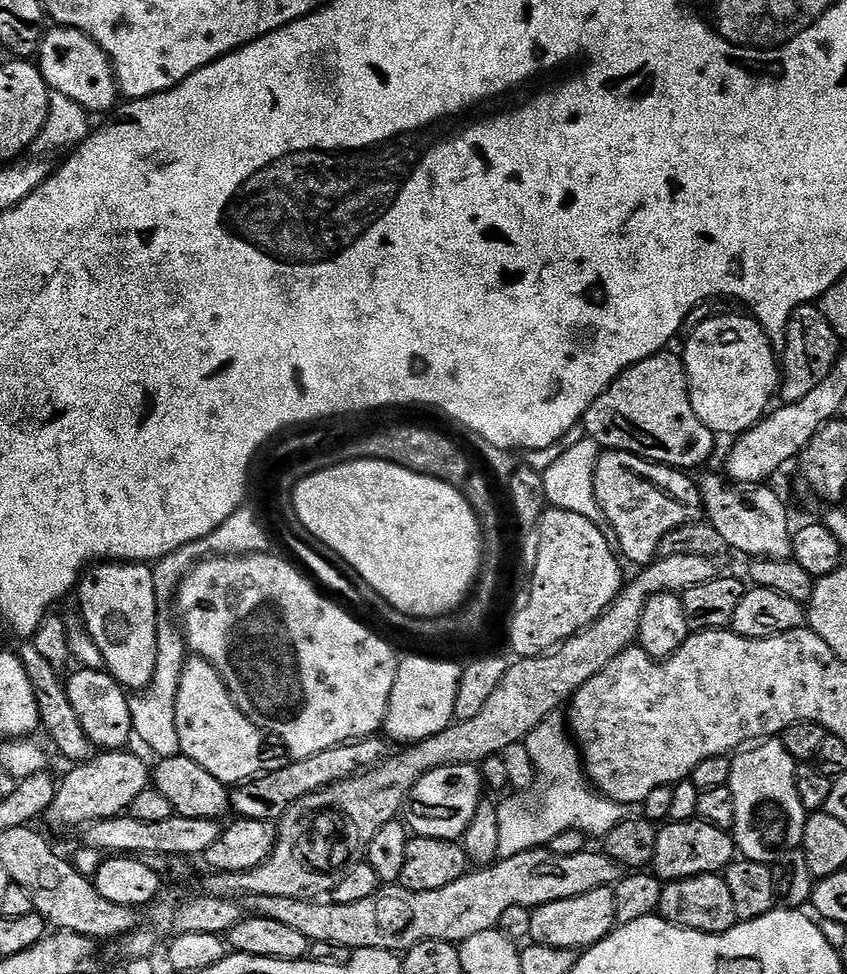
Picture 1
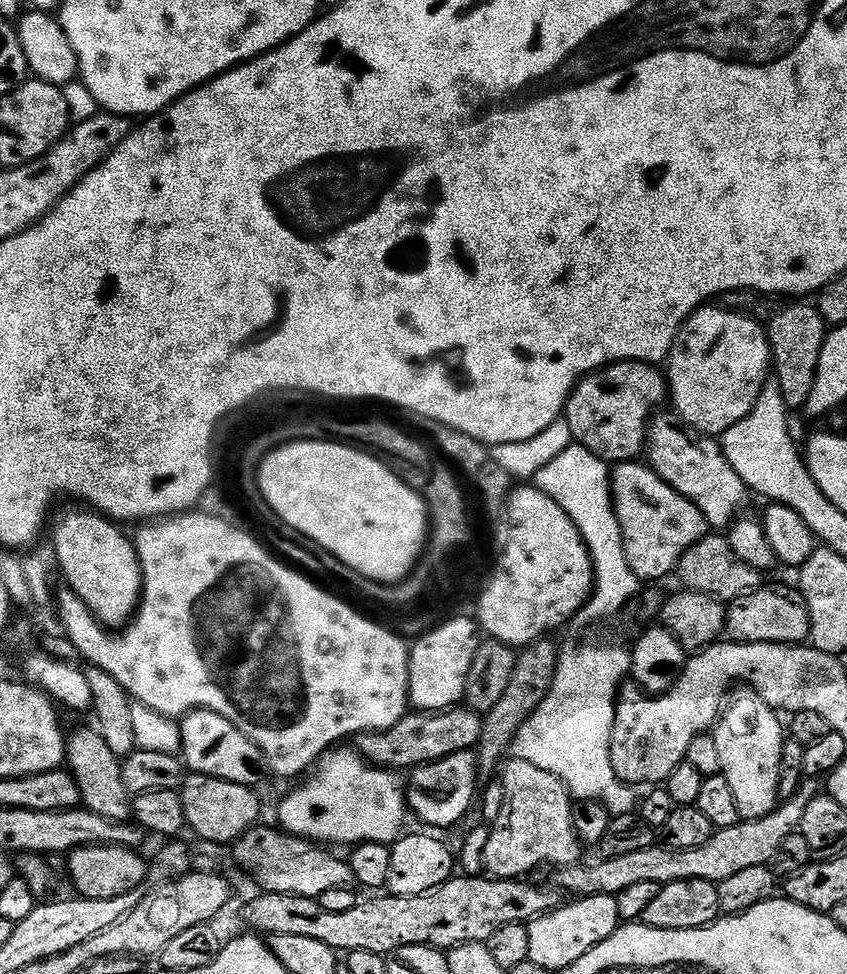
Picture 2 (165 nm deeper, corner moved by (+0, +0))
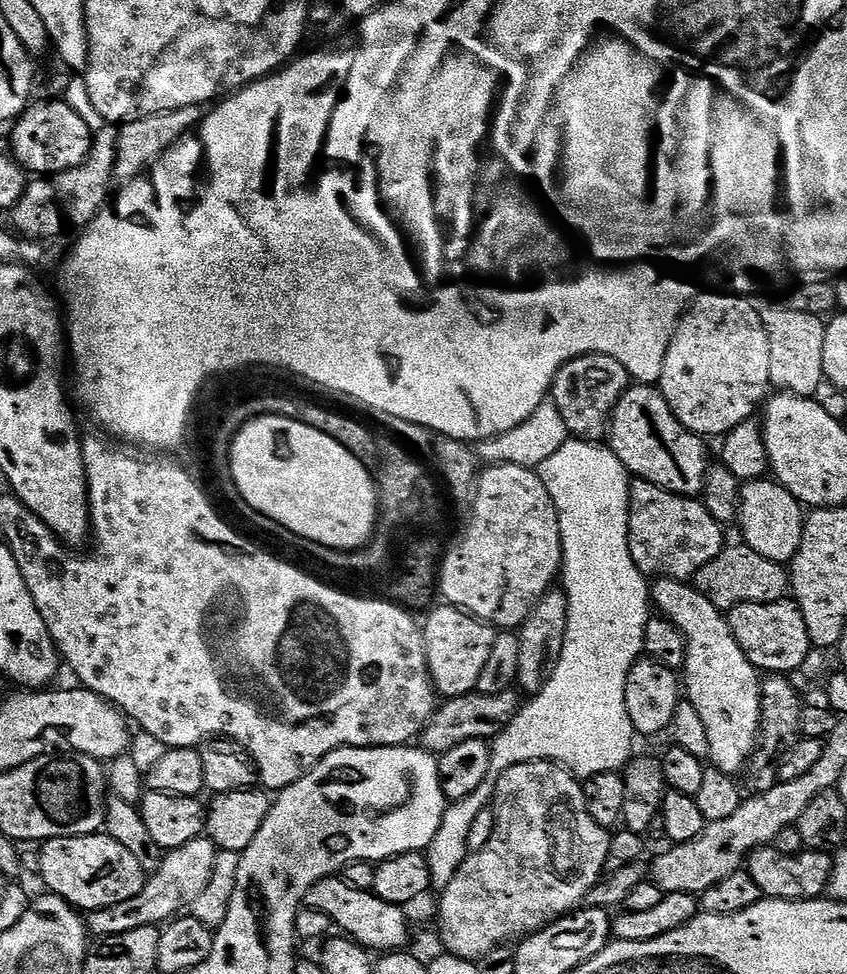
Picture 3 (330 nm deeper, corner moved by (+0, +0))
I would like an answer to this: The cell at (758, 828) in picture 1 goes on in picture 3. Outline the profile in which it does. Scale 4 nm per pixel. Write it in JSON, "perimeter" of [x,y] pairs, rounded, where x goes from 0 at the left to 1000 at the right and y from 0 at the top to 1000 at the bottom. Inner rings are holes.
{"perimeter":[[[776,594],[769,601],[767,616],[773,627],[800,643],[810,657],[805,706],[811,722],[824,729],[829,745],[834,745],[835,779],[839,787],[868,798],[887,776],[889,779],[895,768],[898,691],[883,679],[881,671],[876,671],[856,629],[843,623],[816,599]]]}

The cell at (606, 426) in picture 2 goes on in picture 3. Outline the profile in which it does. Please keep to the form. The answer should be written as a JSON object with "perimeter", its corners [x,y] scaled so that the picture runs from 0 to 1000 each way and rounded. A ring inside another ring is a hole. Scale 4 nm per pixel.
{"perimeter":[[[684,366],[659,384],[652,393],[649,410],[659,417],[659,425],[664,425],[664,433],[668,433],[672,449],[682,452],[708,454],[714,451],[718,436],[723,430],[723,422],[734,409],[734,405],[744,396],[744,387],[739,379],[719,366]]]}

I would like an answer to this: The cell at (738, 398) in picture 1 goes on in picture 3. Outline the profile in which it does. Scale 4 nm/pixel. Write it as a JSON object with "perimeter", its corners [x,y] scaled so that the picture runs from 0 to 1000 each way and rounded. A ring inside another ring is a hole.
{"perimeter":[[[831,302],[813,315],[812,319],[803,325],[803,329],[798,333],[798,341],[793,344],[793,350],[786,359],[786,372],[782,372],[782,388],[777,395],[779,403],[786,409],[791,421],[800,429],[800,433],[805,433],[805,437],[810,437],[810,441],[815,441],[828,450],[837,450],[836,448],[855,450],[878,431],[889,430],[894,426],[895,420],[903,414],[911,392],[909,388],[909,351],[904,347],[904,339],[900,335],[900,326],[897,325],[894,313],[888,313],[883,309],[883,306],[880,306],[877,303],[858,303],[835,304],[835,302]]]}

